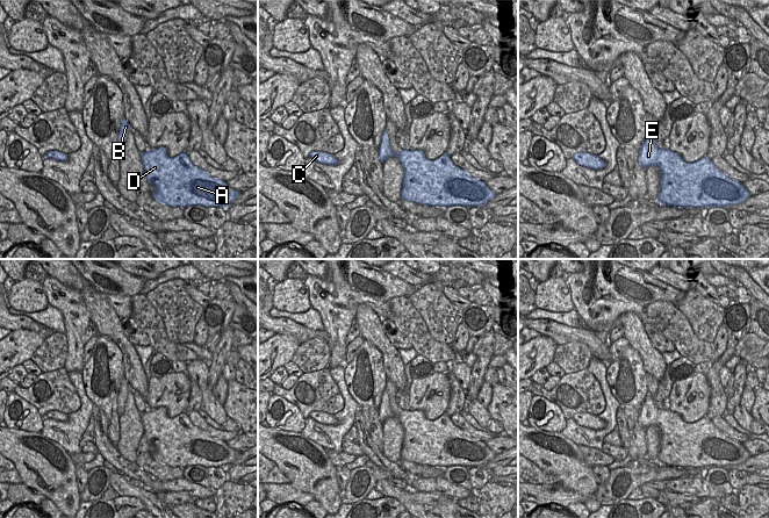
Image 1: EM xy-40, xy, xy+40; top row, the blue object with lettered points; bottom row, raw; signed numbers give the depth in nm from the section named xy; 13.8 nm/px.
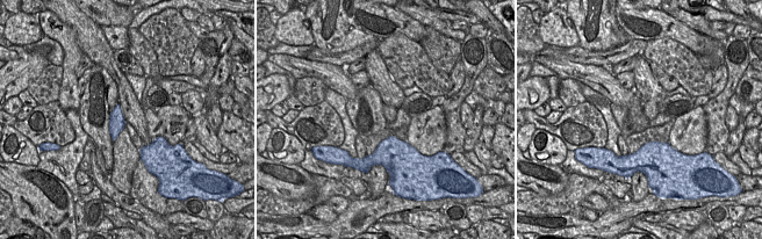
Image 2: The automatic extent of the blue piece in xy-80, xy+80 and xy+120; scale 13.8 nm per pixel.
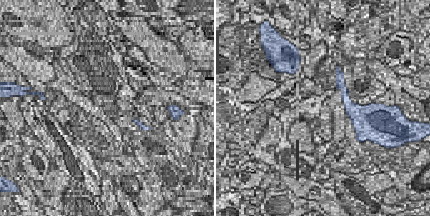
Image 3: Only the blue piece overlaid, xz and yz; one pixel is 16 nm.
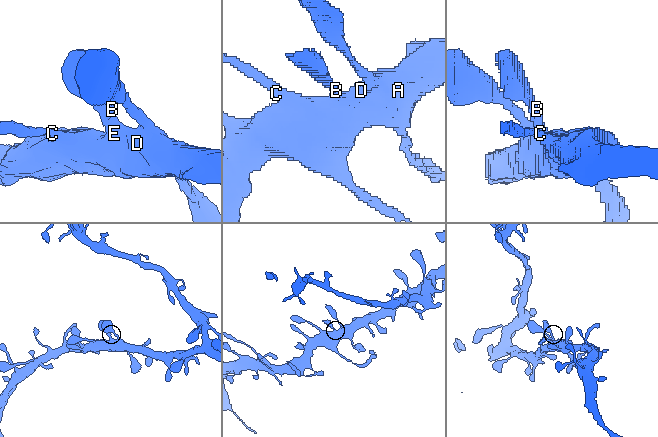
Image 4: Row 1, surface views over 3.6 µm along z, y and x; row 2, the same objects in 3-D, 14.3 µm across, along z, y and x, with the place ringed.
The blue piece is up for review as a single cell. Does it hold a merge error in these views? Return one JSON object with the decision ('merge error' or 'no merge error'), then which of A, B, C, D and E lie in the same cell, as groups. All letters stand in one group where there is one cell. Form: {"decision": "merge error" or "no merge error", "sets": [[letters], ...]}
{"decision": "no merge error", "sets": [["A", "B", "C", "D", "E"]]}

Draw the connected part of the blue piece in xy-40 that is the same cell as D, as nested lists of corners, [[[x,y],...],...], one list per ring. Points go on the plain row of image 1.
[[[159,407],[154,410],[146,410],[141,413],[144,434],[148,441],[154,446],[152,459],[160,465],[170,467],[186,468],[189,466],[230,467],[239,456],[239,452],[230,448],[228,444],[217,438],[213,438],[208,432],[194,426],[186,412],[181,412],[174,418],[167,416],[167,409]]]

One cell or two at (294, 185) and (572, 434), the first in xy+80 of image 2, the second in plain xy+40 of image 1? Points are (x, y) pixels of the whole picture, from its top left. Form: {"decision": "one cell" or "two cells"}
{"decision": "two cells"}

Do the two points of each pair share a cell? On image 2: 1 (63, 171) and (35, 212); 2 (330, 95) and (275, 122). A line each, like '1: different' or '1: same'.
1: different
2: different

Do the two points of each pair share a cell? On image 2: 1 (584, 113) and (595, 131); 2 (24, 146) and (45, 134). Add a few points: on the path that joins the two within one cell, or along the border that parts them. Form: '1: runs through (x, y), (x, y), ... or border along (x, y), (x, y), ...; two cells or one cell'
1: runs through (584, 117), (584, 121), (590, 127); one cell
2: border along (13, 125), (37, 147); two cells

